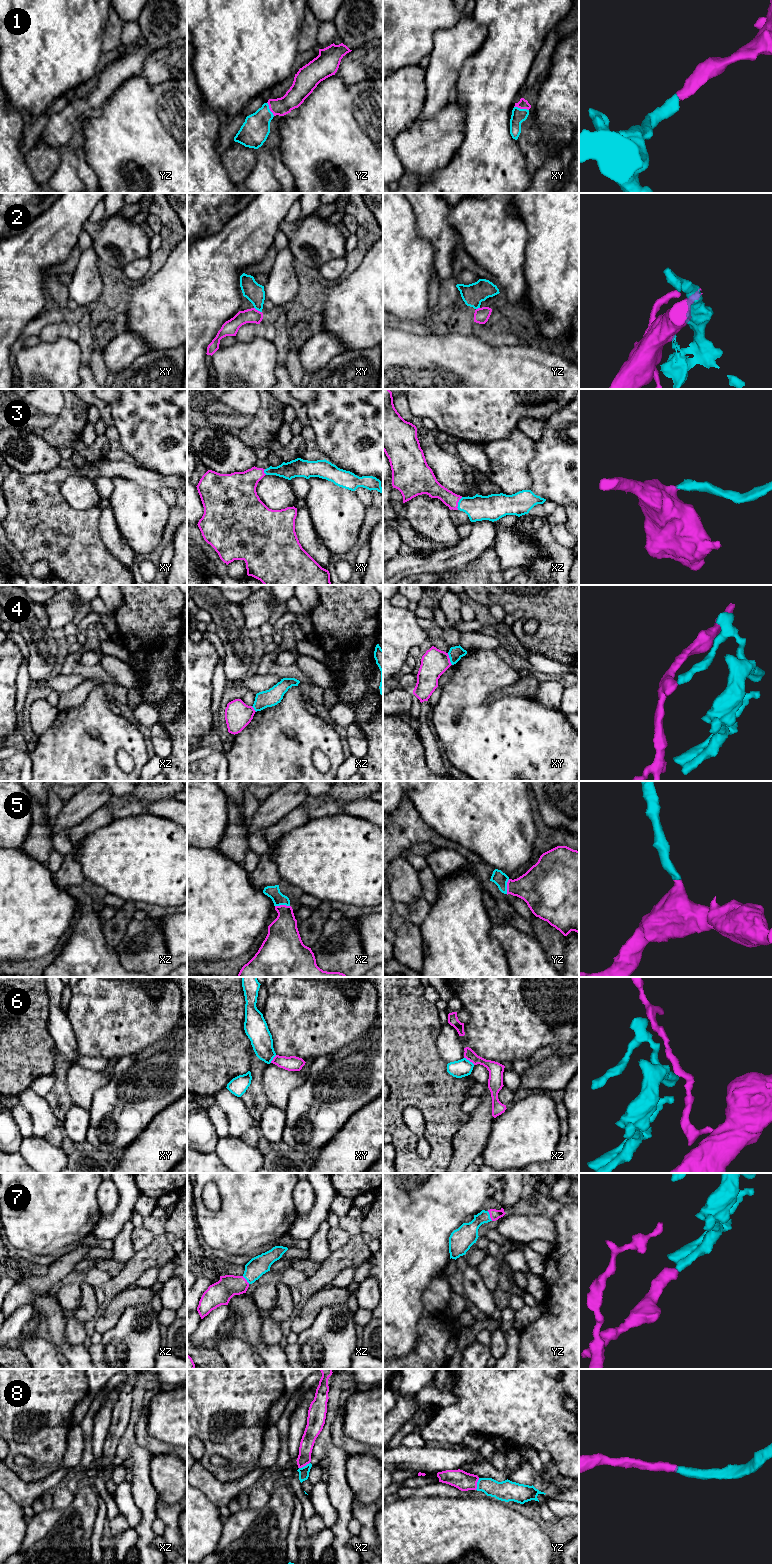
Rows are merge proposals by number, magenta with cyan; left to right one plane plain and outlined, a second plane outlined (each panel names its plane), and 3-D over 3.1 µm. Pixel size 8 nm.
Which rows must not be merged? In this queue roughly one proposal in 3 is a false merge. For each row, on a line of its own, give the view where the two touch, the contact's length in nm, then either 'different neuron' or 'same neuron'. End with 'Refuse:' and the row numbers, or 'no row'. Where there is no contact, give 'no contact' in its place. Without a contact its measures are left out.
1: meets magenta in xy; contact 120 nm long; same neuron
2: meets magenta in xy; contact 80 nm long; different neuron
3: meets magenta in xz; contact 110 nm long; same neuron
4: meets magenta in xy; contact 100 nm long; different neuron
5: meets magenta in xz; contact 120 nm long; same neuron
6: meets magenta in xz; contact 110 nm long; different neuron
7: meets magenta in yz; contact 90 nm long; same neuron
8: meets magenta in yz; contact 100 nm long; same neuron
Refuse: 2, 4, 6

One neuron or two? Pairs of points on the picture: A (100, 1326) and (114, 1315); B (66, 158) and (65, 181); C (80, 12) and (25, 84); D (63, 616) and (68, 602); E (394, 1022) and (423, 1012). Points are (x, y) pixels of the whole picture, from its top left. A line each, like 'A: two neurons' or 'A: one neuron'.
A: one neuron
B: one neuron
C: one neuron
D: one neuron
E: one neuron

